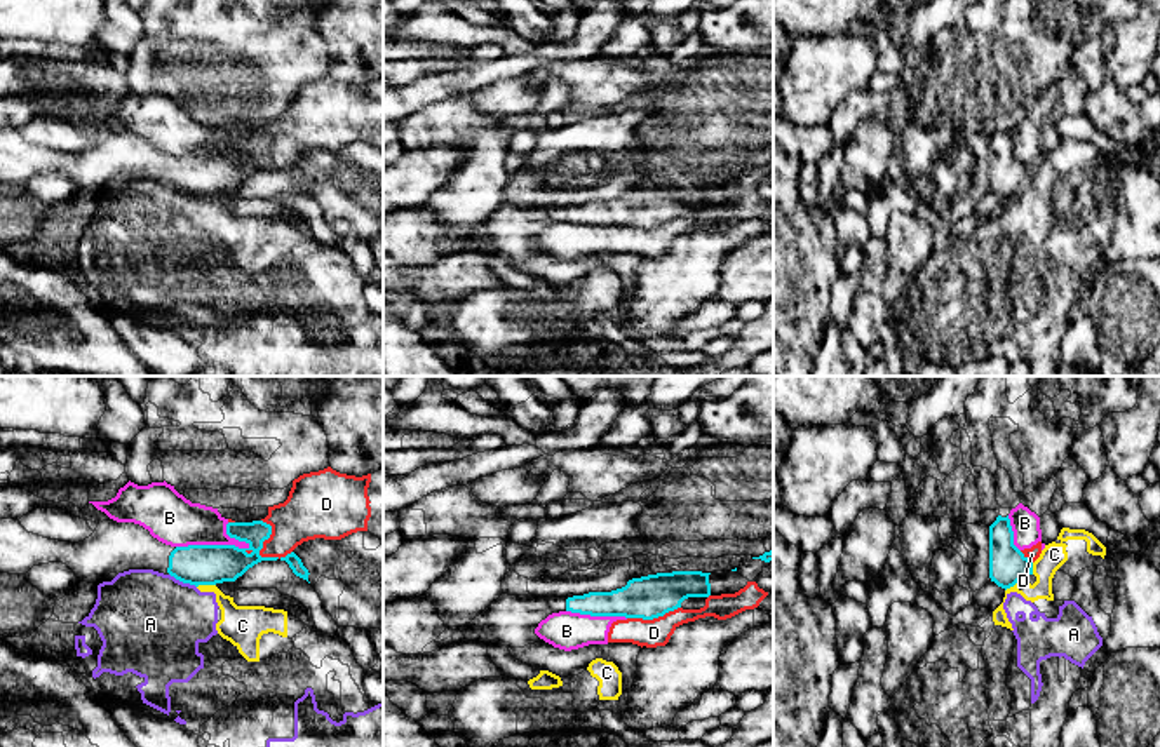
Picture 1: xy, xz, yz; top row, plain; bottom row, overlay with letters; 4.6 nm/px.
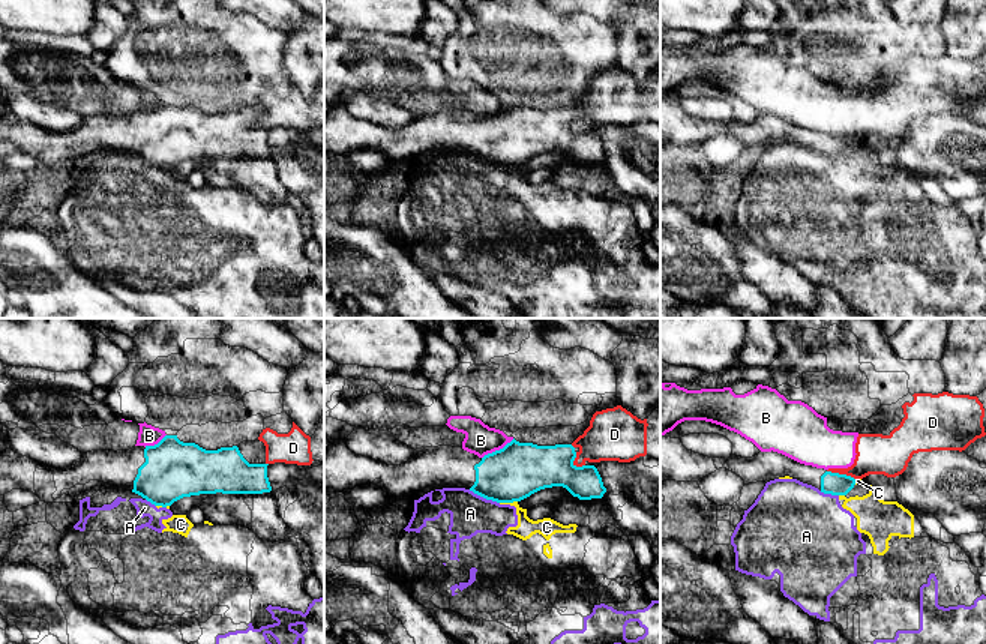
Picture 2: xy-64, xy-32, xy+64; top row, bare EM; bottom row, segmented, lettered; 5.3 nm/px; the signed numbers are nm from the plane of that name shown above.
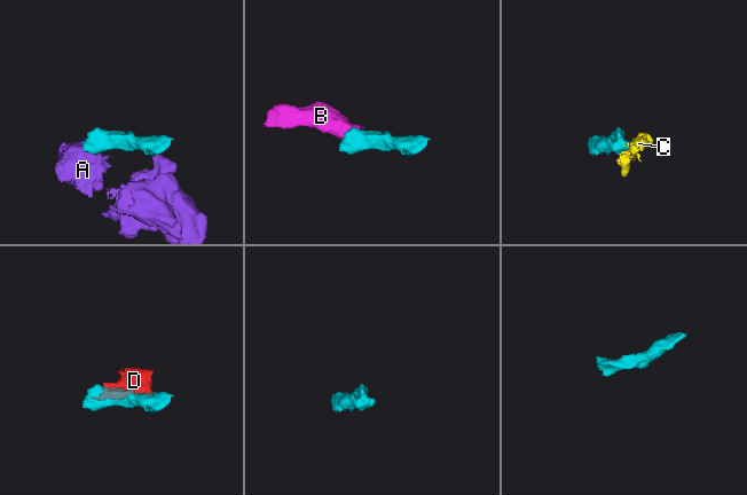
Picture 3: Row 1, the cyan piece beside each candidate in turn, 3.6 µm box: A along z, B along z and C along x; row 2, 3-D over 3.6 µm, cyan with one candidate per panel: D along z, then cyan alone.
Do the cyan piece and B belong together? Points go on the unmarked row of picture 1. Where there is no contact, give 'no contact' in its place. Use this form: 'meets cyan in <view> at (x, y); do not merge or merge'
meets cyan in xy at (213, 155); do not merge

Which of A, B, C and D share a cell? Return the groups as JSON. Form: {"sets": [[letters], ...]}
{"sets": [["A", "C"], ["B", "D"]]}

